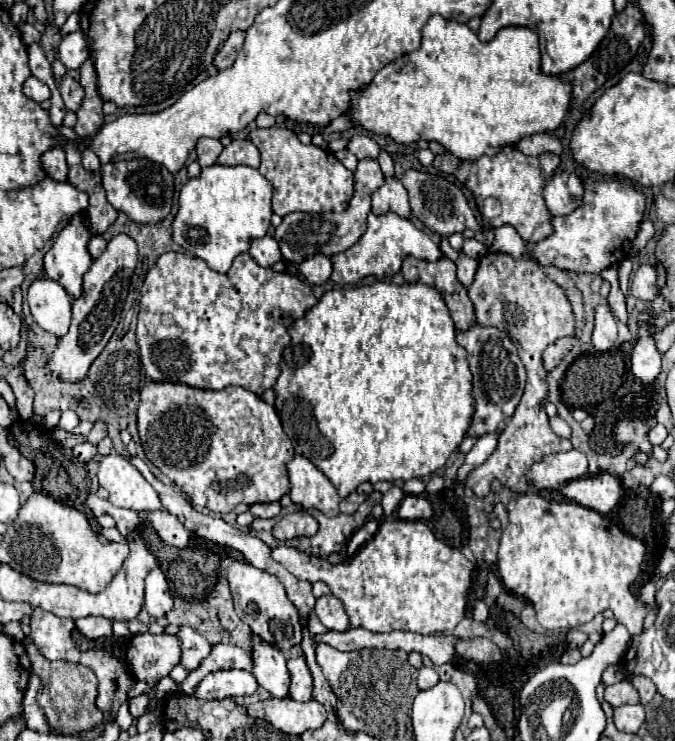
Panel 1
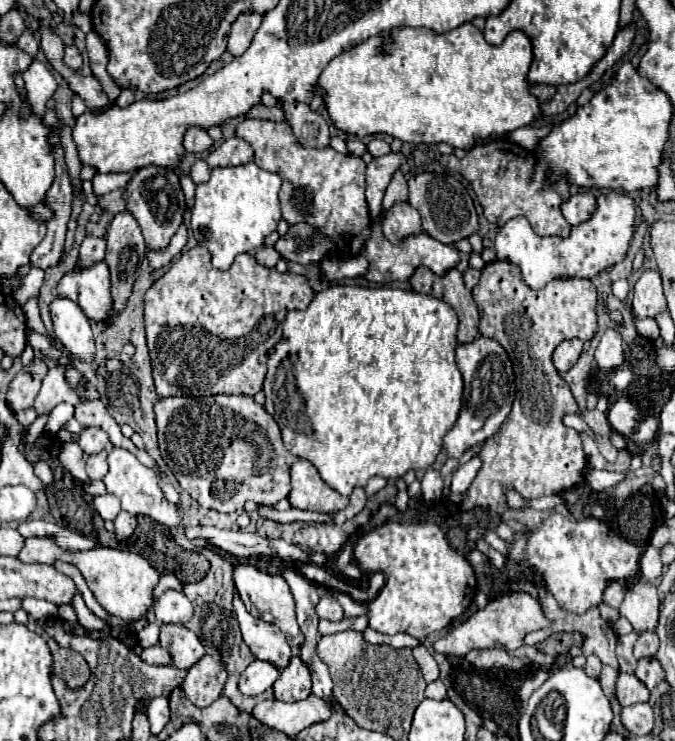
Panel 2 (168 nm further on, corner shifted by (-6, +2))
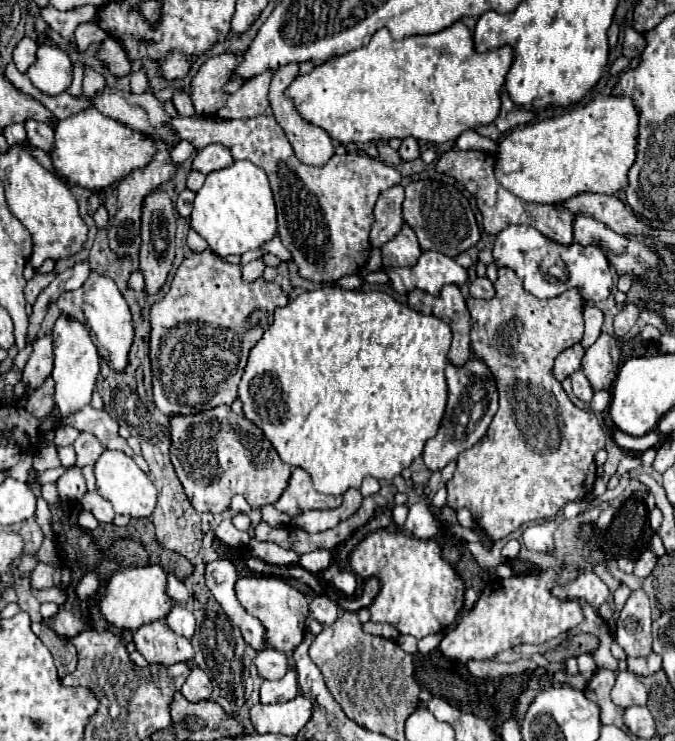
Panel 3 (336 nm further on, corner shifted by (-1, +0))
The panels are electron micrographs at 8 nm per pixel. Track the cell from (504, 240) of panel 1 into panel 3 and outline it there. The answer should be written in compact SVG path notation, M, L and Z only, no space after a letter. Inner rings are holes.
M517 224L501 230L495 238L493 258L499 268L507 266L515 270L515 274L523 282L523 288L537 298L551 298L551 296L563 294L569 288L579 288L581 294L587 298L587 302L601 302L613 290L609 260L601 250L601 246L597 244L581 246L577 242L563 246L545 238L533 226Z

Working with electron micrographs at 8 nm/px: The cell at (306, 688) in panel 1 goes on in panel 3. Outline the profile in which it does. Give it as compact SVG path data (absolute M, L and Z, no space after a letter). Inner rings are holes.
M289 668L287 674L281 680L269 682L265 680L261 686L261 704L279 704L289 702L299 694L297 688L297 672L295 668Z

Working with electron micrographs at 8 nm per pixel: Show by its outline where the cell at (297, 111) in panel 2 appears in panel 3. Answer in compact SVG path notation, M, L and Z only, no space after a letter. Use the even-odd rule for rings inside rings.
M289 64L289 66L283 66L281 70L277 70L277 72L273 74L273 82L271 82L271 90L269 90L271 114L275 116L275 120L279 122L279 126L285 130L285 134L287 134L287 138L289 138L293 150L295 150L295 156L297 156L301 162L305 162L305 164L323 166L323 164L333 156L333 152L335 152L333 140L329 138L329 134L327 134L323 128L319 128L319 126L311 124L311 122L303 120L303 116L301 116L301 114L297 112L297 108L295 108L295 102L293 102L289 96L285 96L285 90L287 90L289 84L297 78L297 70L299 70L299 64Z

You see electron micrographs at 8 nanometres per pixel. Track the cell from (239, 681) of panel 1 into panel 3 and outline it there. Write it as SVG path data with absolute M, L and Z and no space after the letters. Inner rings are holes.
M273 648L261 650L255 658L255 666L263 680L279 680L285 676L285 672L289 668L285 654L281 654L279 650L273 650Z

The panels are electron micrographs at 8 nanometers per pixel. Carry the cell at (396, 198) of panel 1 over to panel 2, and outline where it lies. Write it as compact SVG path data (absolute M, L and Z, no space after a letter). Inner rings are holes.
M408 202L394 204L382 220L382 230L386 240L390 240L392 244L398 244L402 236L414 236L414 232L422 232L420 214Z

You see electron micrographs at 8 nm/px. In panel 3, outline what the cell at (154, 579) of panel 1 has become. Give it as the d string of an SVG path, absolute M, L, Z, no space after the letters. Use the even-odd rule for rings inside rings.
M175 604L175 606L169 610L169 614L165 616L165 624L167 624L173 632L177 632L177 634L181 634L181 636L185 636L185 638L191 638L193 632L195 632L195 618L193 618L193 614L191 614L187 608L179 606L179 604Z

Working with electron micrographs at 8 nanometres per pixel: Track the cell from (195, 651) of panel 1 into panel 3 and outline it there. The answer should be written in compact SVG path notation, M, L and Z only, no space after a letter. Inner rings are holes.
M155 620L141 626L133 634L133 642L137 650L145 656L145 660L151 664L191 662L195 656L191 642L185 636L179 636L169 630L163 620Z

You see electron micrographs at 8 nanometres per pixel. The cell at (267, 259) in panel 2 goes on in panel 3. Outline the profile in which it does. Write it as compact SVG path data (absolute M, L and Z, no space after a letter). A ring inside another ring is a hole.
M253 260L253 262L249 262L249 264L243 266L243 278L247 282L253 282L253 280L257 280L257 278L263 276L263 270L265 270L263 260Z

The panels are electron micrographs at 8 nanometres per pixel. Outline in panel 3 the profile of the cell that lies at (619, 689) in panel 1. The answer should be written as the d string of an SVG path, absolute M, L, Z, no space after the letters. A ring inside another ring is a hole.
M625 670L625 672L617 672L617 682L613 686L611 698L621 708L629 708L635 704L643 706L647 702L647 690L633 672Z

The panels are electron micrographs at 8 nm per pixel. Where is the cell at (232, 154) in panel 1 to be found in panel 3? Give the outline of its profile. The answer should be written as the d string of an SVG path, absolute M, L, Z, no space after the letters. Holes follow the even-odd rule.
M209 144L205 148L199 150L199 154L195 156L193 160L193 168L201 174L209 174L213 170L221 170L221 168L227 168L231 166L235 160L233 156L229 154L229 150L221 144Z

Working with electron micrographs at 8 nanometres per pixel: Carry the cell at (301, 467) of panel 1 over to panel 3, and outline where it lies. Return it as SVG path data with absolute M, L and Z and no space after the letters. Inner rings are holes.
M295 468L289 478L289 486L281 494L281 498L275 502L275 508L279 512L285 512L287 516L295 516L295 512L301 512L301 510L337 508L337 506L341 506L341 502L343 502L341 496L319 494L313 488L311 476L305 470Z

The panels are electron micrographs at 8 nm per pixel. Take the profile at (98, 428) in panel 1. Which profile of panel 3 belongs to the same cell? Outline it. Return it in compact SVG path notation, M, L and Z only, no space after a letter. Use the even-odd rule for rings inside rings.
M81 432L73 446L75 446L75 452L77 452L75 466L79 466L79 468L83 468L87 464L95 464L97 458L101 456L101 452L105 450L103 444L93 434L87 434L87 432Z

